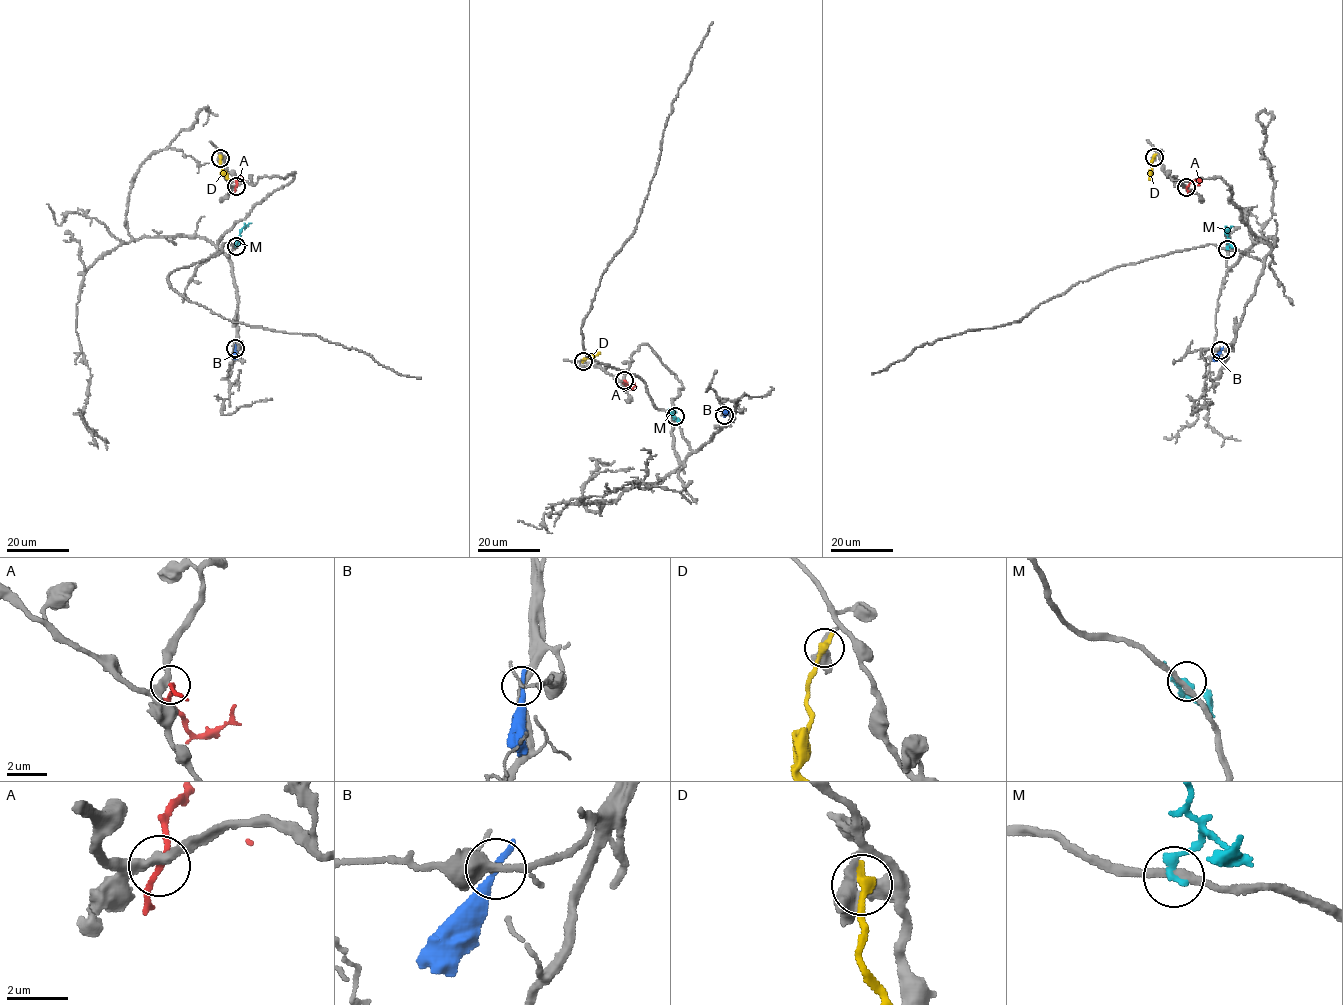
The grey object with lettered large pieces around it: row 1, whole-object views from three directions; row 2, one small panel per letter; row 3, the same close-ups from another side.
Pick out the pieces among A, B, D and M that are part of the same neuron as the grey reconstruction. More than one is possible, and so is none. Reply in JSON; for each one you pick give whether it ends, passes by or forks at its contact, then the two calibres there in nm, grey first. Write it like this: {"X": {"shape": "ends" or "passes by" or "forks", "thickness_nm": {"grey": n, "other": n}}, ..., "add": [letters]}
{"add": []}

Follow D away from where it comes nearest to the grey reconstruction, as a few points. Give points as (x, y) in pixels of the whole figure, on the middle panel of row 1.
D: (583, 360), (600, 352)

